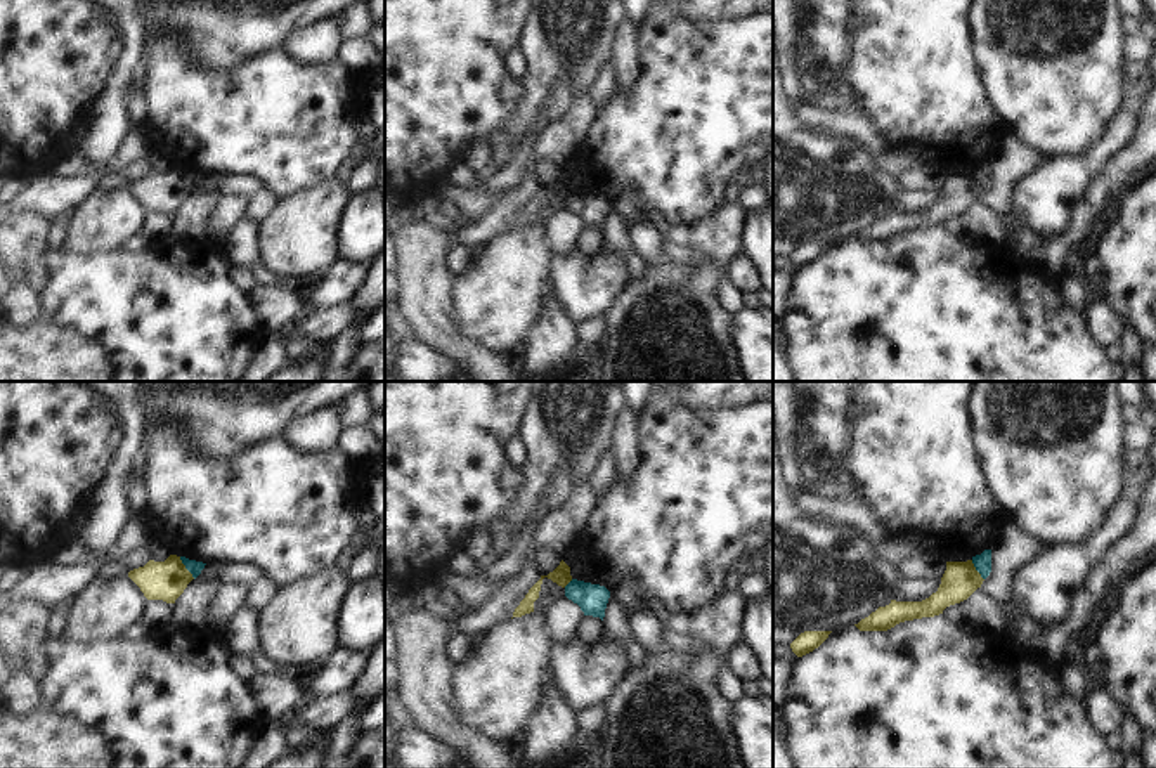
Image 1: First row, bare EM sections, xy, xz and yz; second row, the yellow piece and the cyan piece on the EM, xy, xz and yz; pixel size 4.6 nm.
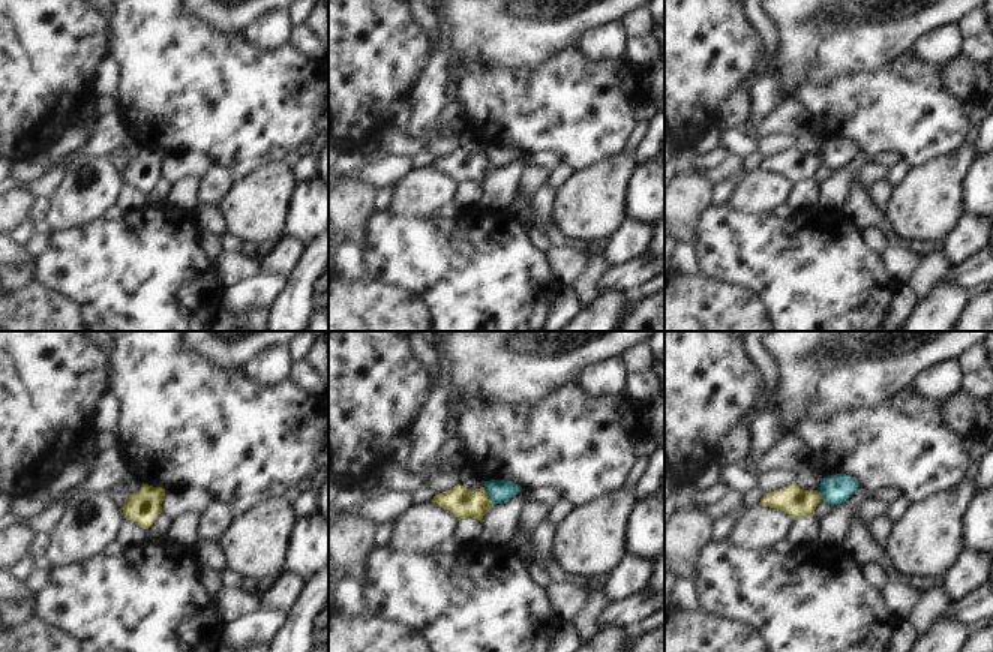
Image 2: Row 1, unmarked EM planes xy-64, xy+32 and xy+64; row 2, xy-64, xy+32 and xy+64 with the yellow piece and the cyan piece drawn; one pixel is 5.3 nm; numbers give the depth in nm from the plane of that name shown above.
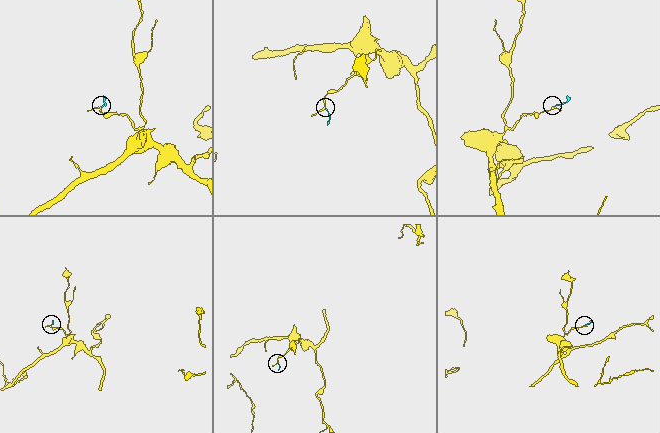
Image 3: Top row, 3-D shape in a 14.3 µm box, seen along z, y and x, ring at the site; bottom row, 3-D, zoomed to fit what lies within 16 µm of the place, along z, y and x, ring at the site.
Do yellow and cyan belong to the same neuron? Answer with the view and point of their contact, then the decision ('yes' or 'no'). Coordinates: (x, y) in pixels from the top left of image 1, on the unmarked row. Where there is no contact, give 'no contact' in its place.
contact xy (184, 179); no

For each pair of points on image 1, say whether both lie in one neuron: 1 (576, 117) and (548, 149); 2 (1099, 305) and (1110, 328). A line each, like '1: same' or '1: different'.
1: same
2: same

